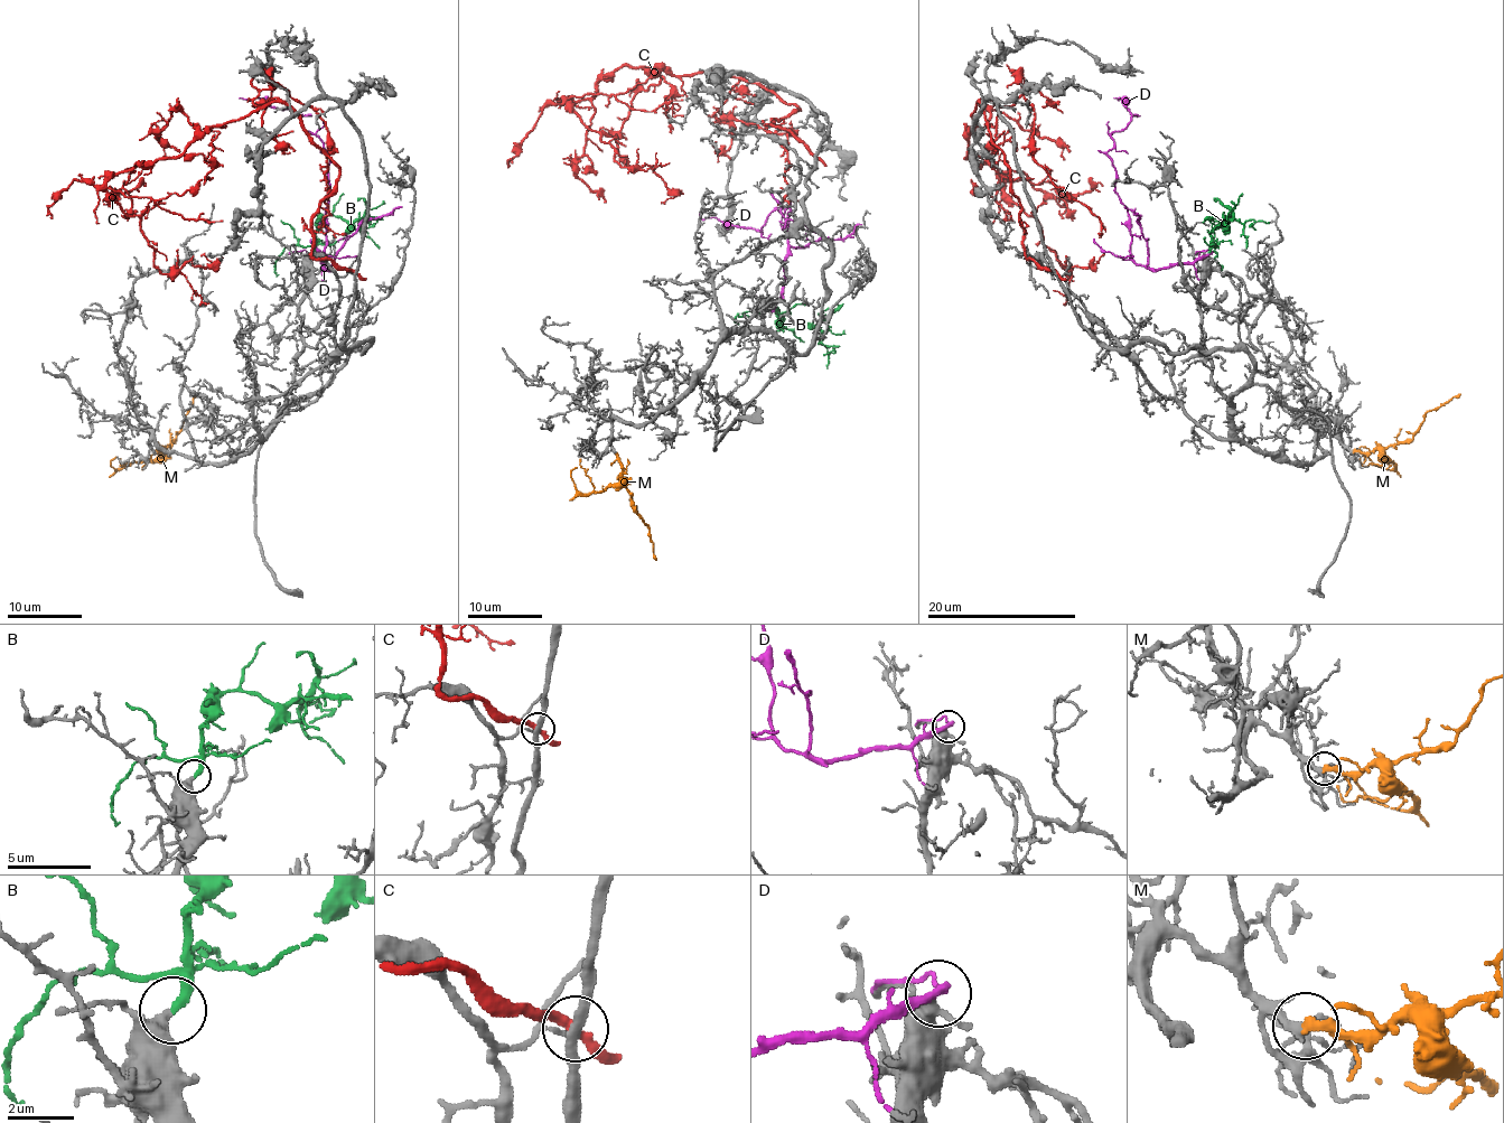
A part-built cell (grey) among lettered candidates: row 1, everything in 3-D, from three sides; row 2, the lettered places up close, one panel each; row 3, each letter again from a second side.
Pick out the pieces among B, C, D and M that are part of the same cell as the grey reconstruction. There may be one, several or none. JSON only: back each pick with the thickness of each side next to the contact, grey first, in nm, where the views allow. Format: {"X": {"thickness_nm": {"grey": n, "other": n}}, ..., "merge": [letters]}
{"B": {"thickness_nm": {"grey": 360, "other": 240}}, "M": {"thickness_nm": {"grey": 280, "other": 240}}, "merge": ["B", "M"]}

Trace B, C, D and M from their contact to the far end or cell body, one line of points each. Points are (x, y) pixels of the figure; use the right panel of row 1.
B: (1207, 254), (1212, 232), (1230, 215), (1226, 221), (1232, 218), (1243, 226), (1246, 249)
C: (1056, 273), (1025, 254), (1020, 202), (978, 101), (967, 157), (1002, 174), (1067, 273), (1065, 262), (1103, 256)
D: (1210, 254), (1157, 269), (1131, 256), (1131, 218), (1107, 153), (1110, 134), (1131, 112), (1114, 97)
M: (1353, 450), (1385, 450), (1394, 442), (1409, 441), (1428, 411), (1459, 394)

